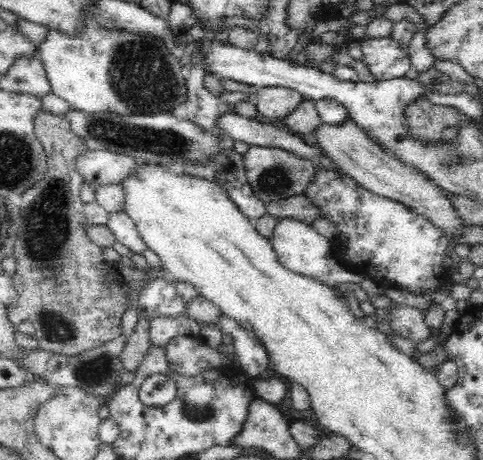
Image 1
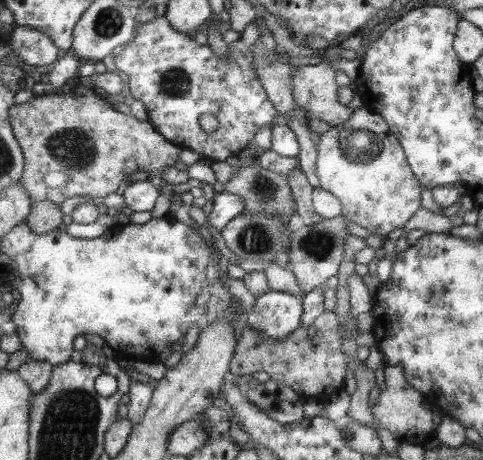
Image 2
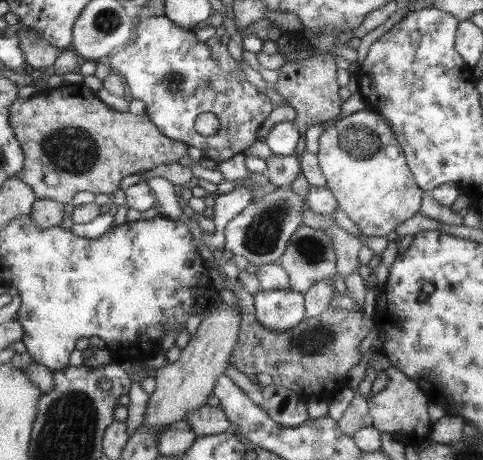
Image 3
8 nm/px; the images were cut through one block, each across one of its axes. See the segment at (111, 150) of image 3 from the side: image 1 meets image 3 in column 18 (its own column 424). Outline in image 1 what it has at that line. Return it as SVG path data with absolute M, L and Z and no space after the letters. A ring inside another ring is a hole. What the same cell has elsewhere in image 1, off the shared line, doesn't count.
M428 100L414 102L408 110L410 118L410 132L418 138L430 138L430 140L442 140L456 136L456 124L460 122L460 110L446 108L432 104Z

